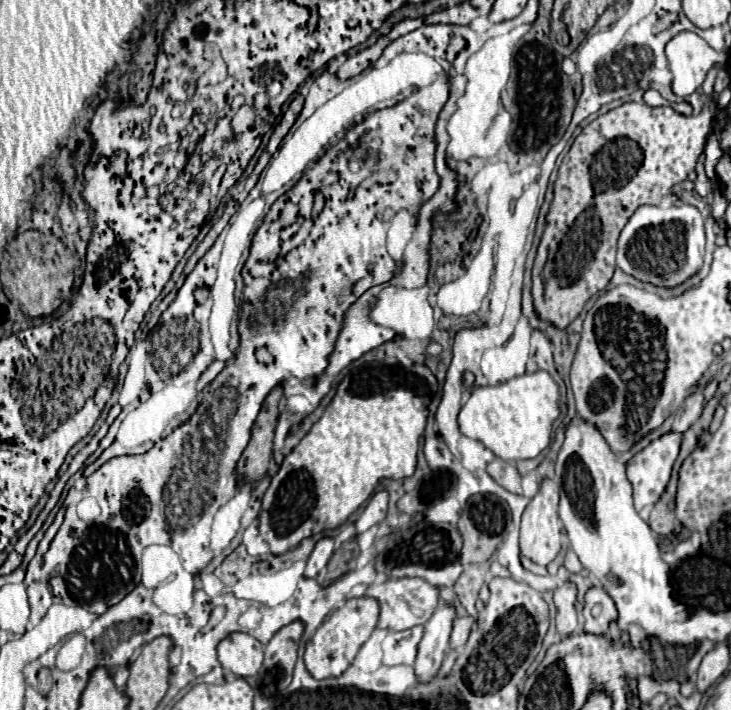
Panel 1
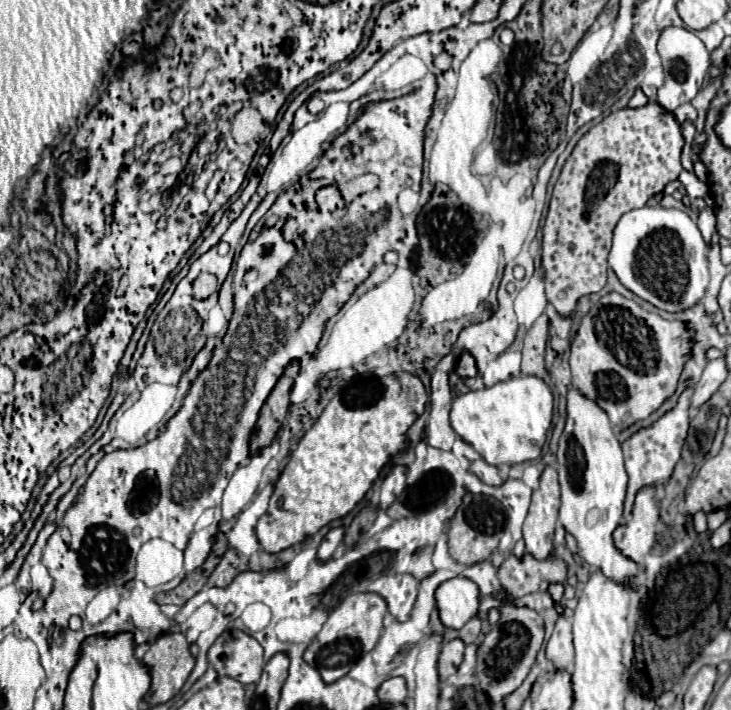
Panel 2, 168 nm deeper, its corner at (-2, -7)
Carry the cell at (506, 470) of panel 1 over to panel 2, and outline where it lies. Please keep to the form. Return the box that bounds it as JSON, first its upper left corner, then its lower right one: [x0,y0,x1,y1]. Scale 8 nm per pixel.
[471,459,505,487]

